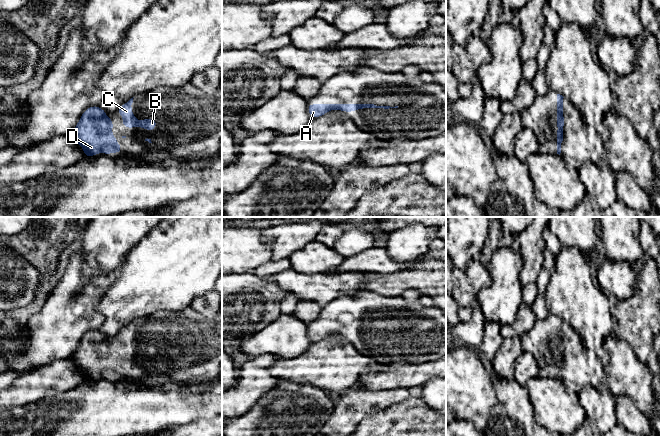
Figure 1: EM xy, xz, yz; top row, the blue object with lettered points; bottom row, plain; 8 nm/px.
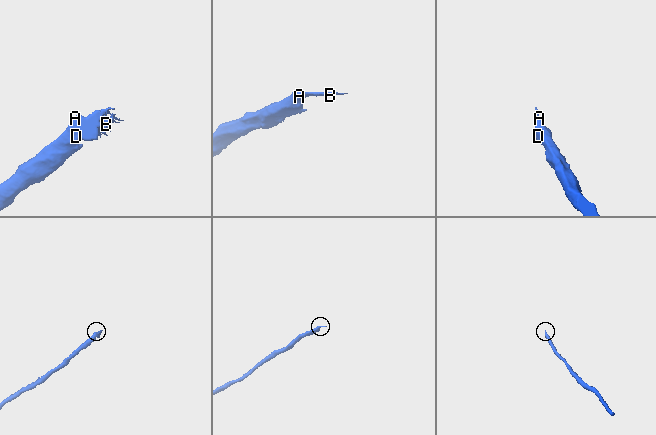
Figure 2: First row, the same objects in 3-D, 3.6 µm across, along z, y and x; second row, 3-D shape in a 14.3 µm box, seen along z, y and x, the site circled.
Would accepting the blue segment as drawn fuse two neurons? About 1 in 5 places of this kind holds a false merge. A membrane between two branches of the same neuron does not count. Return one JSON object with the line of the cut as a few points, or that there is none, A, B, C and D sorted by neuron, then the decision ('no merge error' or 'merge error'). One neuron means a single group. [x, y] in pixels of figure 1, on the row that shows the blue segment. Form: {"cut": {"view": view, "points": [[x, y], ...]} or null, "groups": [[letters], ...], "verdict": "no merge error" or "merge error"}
{"cut": null, "groups": [["A", "B", "C", "D"]], "verdict": "no merge error"}

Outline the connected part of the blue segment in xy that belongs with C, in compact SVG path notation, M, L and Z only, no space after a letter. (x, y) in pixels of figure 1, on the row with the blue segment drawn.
M131 98L128 102L124 103L117 112L124 118L122 121L122 125L131 129L135 126L139 126L143 129L147 129L149 131L153 131L157 125L157 121L155 119L142 119L136 121L136 116L133 115L133 111L131 109L131 105L133 103L133 98Z

